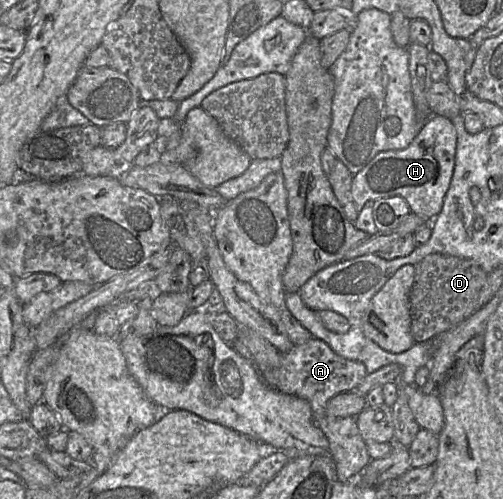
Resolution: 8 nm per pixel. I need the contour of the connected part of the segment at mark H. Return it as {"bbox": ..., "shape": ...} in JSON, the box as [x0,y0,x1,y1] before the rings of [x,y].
{"bbox":[351,114,457,222],"shape":[[[432,114],[423,124],[417,136],[404,149],[378,153],[352,179],[351,195],[357,212],[368,201],[400,196],[406,200],[411,212],[431,222],[442,210],[445,195],[449,189],[455,167],[457,135],[452,121],[444,116]]]}

